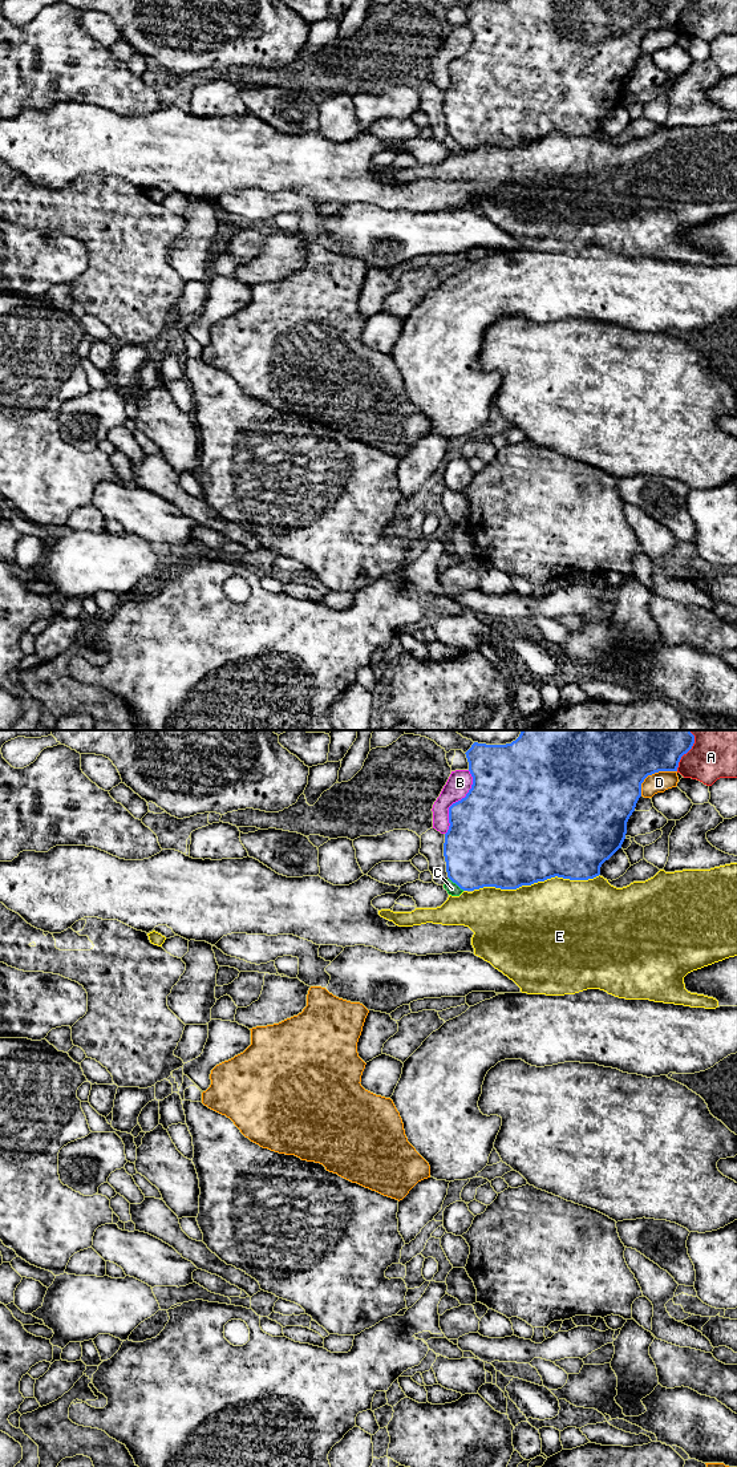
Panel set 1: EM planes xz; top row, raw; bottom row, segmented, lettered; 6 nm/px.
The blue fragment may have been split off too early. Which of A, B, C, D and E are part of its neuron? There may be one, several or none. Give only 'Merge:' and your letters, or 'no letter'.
Merge: no letter

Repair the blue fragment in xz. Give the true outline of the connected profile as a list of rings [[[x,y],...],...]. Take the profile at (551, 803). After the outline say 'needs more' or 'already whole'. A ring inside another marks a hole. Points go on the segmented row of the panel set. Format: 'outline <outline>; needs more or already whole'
outline [[[522,730],[519,737],[506,745],[474,742],[465,753],[473,785],[465,798],[449,807],[449,830],[445,834],[444,856],[448,878],[463,891],[483,887],[517,889],[551,878],[588,880],[600,875],[602,864],[608,860],[625,839],[627,822],[641,797],[641,783],[648,775],[659,771],[677,771],[679,762],[695,743],[691,730]]]; already whole

